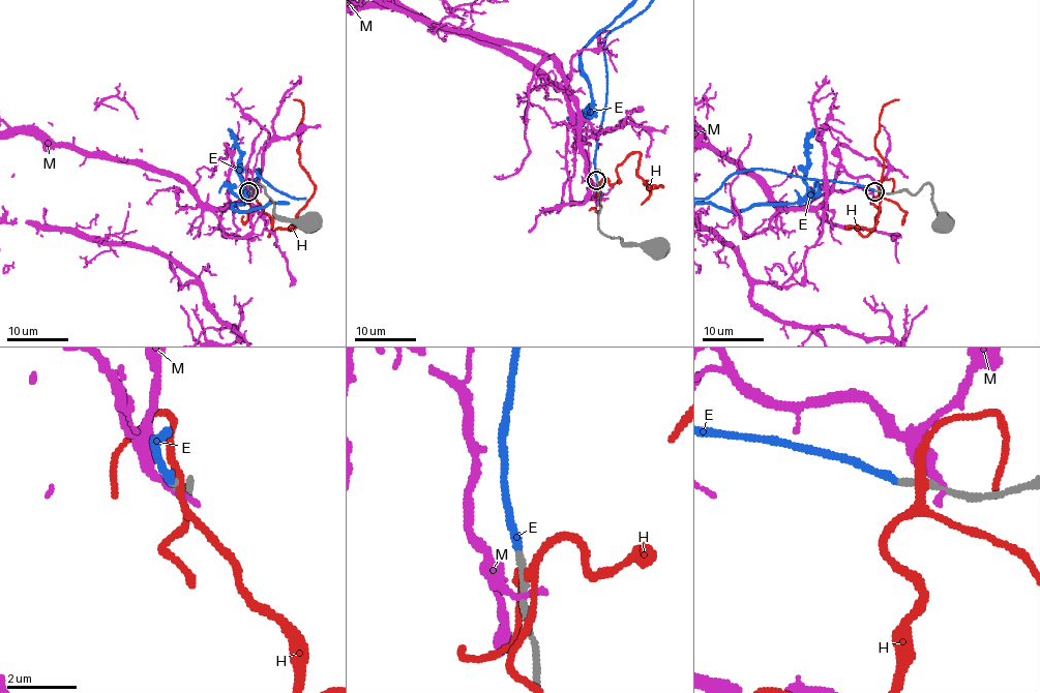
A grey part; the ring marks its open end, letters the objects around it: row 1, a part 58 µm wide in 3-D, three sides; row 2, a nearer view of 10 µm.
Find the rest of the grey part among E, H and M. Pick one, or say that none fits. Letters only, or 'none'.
E

